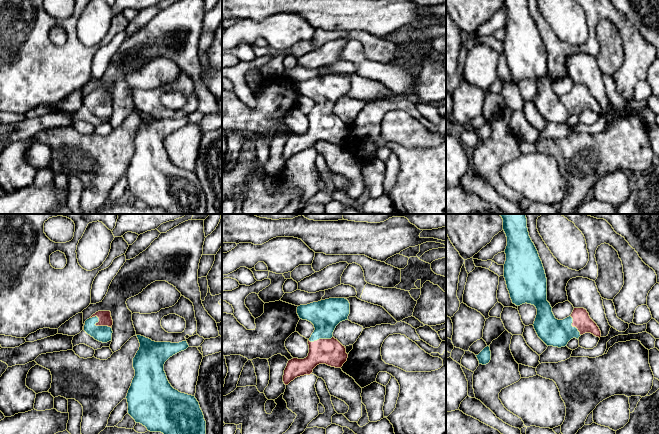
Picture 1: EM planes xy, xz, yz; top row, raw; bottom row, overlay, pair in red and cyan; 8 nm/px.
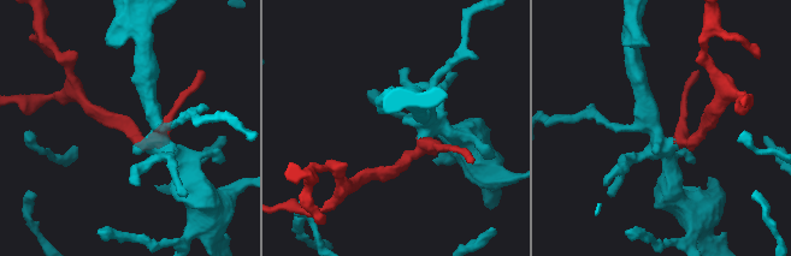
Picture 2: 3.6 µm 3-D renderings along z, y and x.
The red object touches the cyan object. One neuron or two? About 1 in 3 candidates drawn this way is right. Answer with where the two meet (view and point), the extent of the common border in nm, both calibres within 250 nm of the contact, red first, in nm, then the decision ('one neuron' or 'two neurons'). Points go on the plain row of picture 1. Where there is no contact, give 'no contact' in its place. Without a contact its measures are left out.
meets red in xy at (96, 101); contact 200 nm long; 110 nm thick on the red side, 130 nm on the other; one neuron

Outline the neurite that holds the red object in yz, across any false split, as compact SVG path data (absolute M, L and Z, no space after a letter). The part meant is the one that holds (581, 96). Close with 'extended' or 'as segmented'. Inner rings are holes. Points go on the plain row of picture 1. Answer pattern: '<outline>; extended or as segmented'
M503 0L507 13L505 25L504 54L512 79L534 81L537 91L534 105L547 121L565 123L568 118L585 109L601 113L597 100L584 84L574 84L572 90L563 95L555 94L547 77L547 54L538 27L532 18L527 0Z; extended

